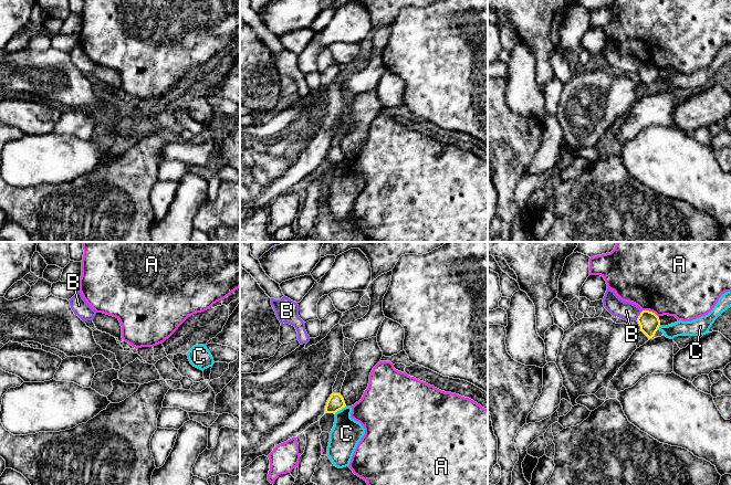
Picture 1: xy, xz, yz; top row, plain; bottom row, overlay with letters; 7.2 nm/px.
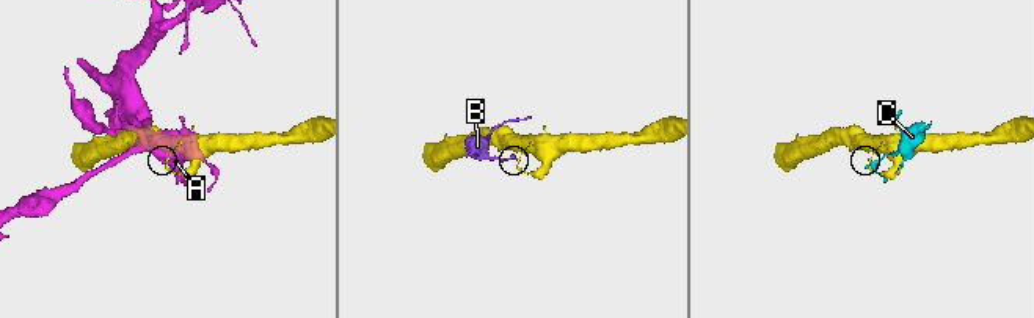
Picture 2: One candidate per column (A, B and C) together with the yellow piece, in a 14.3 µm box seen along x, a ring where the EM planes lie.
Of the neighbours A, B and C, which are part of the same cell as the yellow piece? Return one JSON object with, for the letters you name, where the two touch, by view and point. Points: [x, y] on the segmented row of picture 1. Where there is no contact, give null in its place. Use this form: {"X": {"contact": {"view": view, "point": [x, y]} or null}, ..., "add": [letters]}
{"add": []}

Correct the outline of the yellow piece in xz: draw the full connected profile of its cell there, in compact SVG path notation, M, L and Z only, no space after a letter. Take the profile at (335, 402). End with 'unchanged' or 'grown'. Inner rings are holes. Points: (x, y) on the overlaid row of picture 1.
M332 393L325 405L325 413L336 413L345 408L345 401L341 393Z; unchanged

